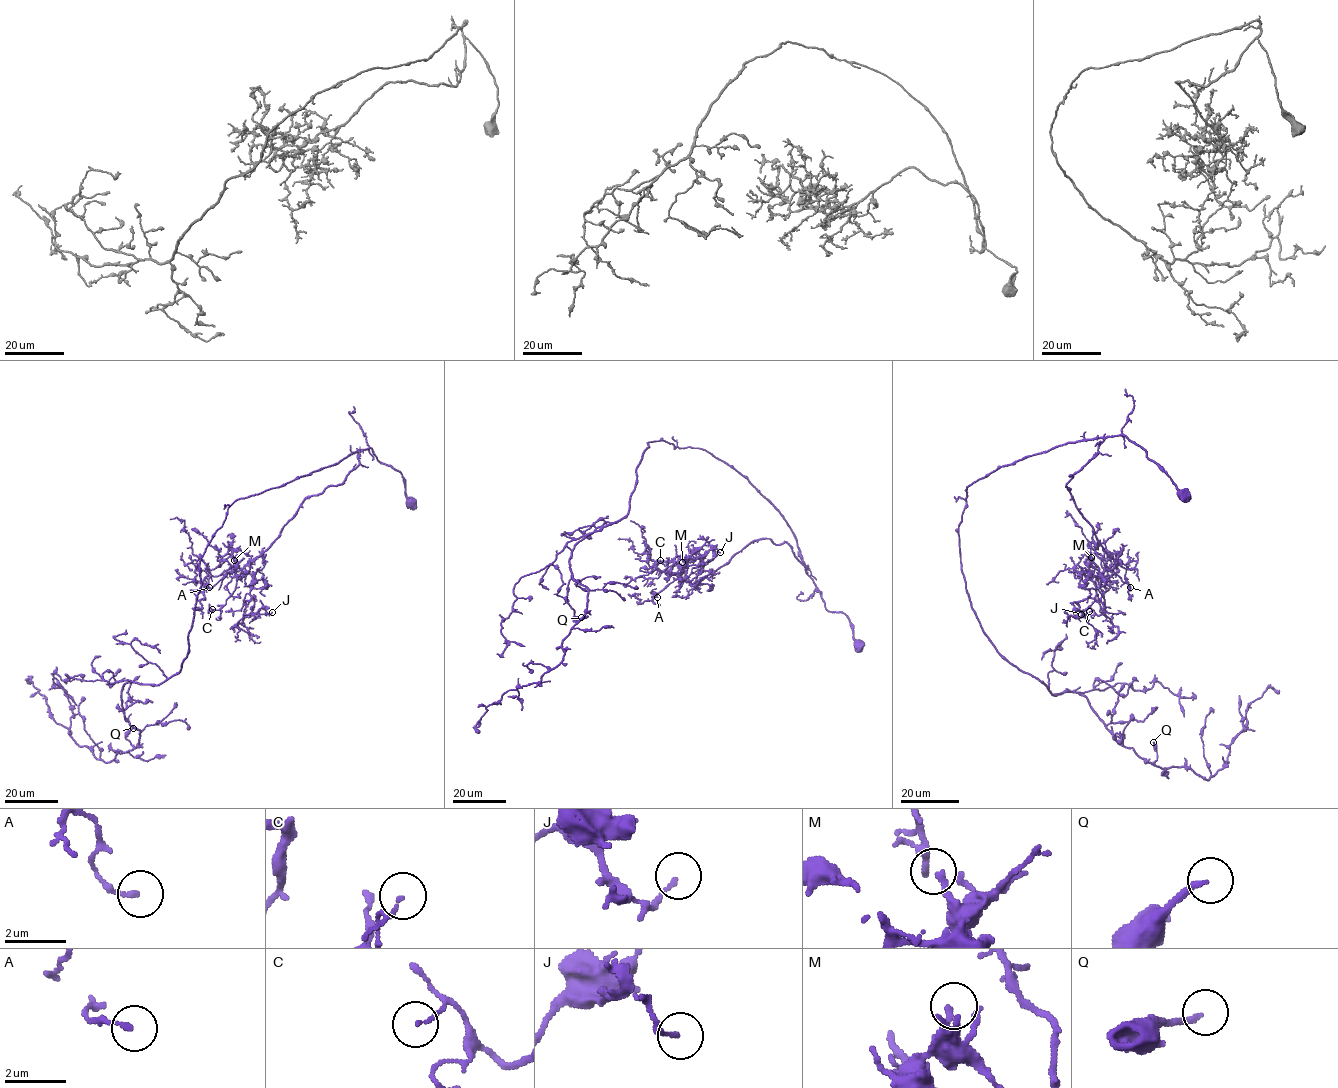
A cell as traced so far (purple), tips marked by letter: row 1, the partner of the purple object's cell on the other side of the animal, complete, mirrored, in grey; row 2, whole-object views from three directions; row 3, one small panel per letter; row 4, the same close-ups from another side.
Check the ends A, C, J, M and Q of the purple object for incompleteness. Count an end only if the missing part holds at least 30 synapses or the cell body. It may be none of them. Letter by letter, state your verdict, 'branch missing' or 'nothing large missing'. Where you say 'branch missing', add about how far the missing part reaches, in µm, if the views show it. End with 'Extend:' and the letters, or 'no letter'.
A: nothing large missing
C: nothing large missing
J: nothing large missing
M: nothing large missing
Q: nothing large missing
Extend: no letter

